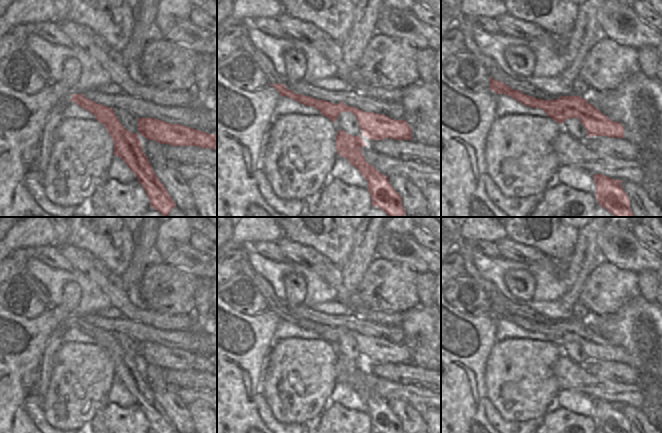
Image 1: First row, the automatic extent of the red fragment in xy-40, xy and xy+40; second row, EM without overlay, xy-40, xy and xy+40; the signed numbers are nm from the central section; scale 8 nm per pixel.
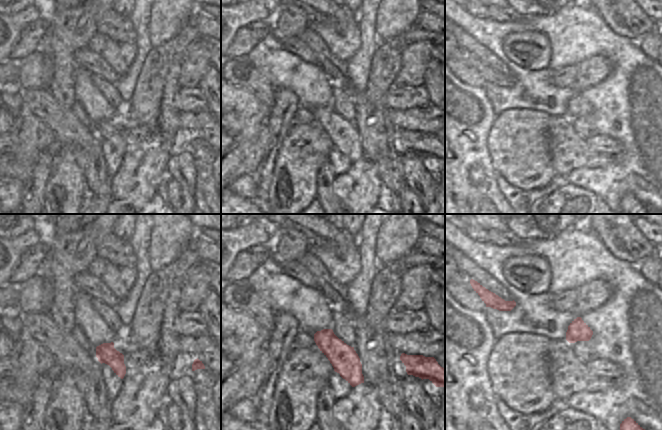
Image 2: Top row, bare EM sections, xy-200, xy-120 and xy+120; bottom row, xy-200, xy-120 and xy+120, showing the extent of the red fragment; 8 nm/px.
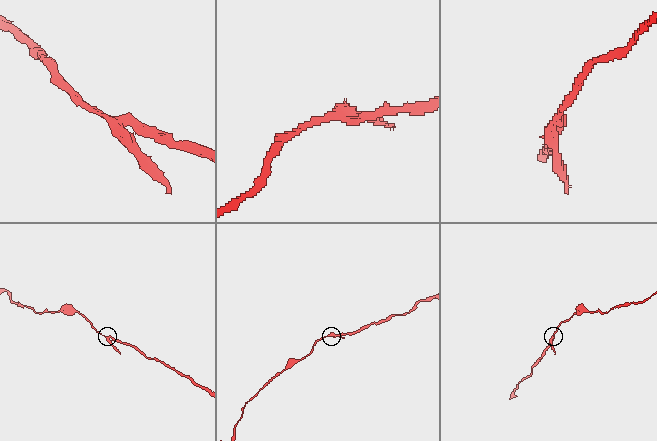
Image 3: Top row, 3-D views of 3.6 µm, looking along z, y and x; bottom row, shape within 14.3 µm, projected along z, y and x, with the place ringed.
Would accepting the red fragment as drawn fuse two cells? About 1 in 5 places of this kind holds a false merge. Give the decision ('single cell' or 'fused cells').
fused cells

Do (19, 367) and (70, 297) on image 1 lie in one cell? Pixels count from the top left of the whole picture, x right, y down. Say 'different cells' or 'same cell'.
same cell

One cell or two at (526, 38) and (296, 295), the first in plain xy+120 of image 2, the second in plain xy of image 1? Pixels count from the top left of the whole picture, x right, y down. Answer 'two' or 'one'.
one

